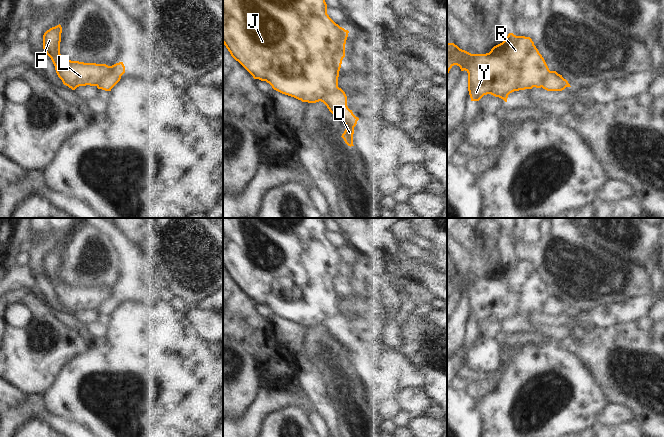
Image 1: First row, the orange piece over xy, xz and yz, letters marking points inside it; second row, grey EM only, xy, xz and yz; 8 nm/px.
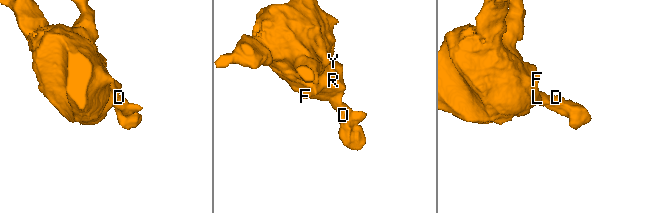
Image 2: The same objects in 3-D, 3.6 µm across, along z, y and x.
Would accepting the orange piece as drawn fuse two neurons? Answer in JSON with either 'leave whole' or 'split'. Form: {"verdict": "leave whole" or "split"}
{"verdict": "split"}

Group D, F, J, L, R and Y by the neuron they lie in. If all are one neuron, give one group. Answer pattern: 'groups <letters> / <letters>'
groups D / F J L R Y

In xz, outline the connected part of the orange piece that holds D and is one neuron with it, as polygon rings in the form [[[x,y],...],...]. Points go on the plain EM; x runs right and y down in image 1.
[[[338,312],[333,316],[324,319],[320,325],[327,330],[333,339],[342,343],[343,347],[346,350],[346,353],[341,361],[344,363],[345,367],[348,370],[354,370],[354,351],[356,350],[359,342],[356,341],[353,338],[352,334],[348,332],[347,320],[345,316],[341,312]]]

